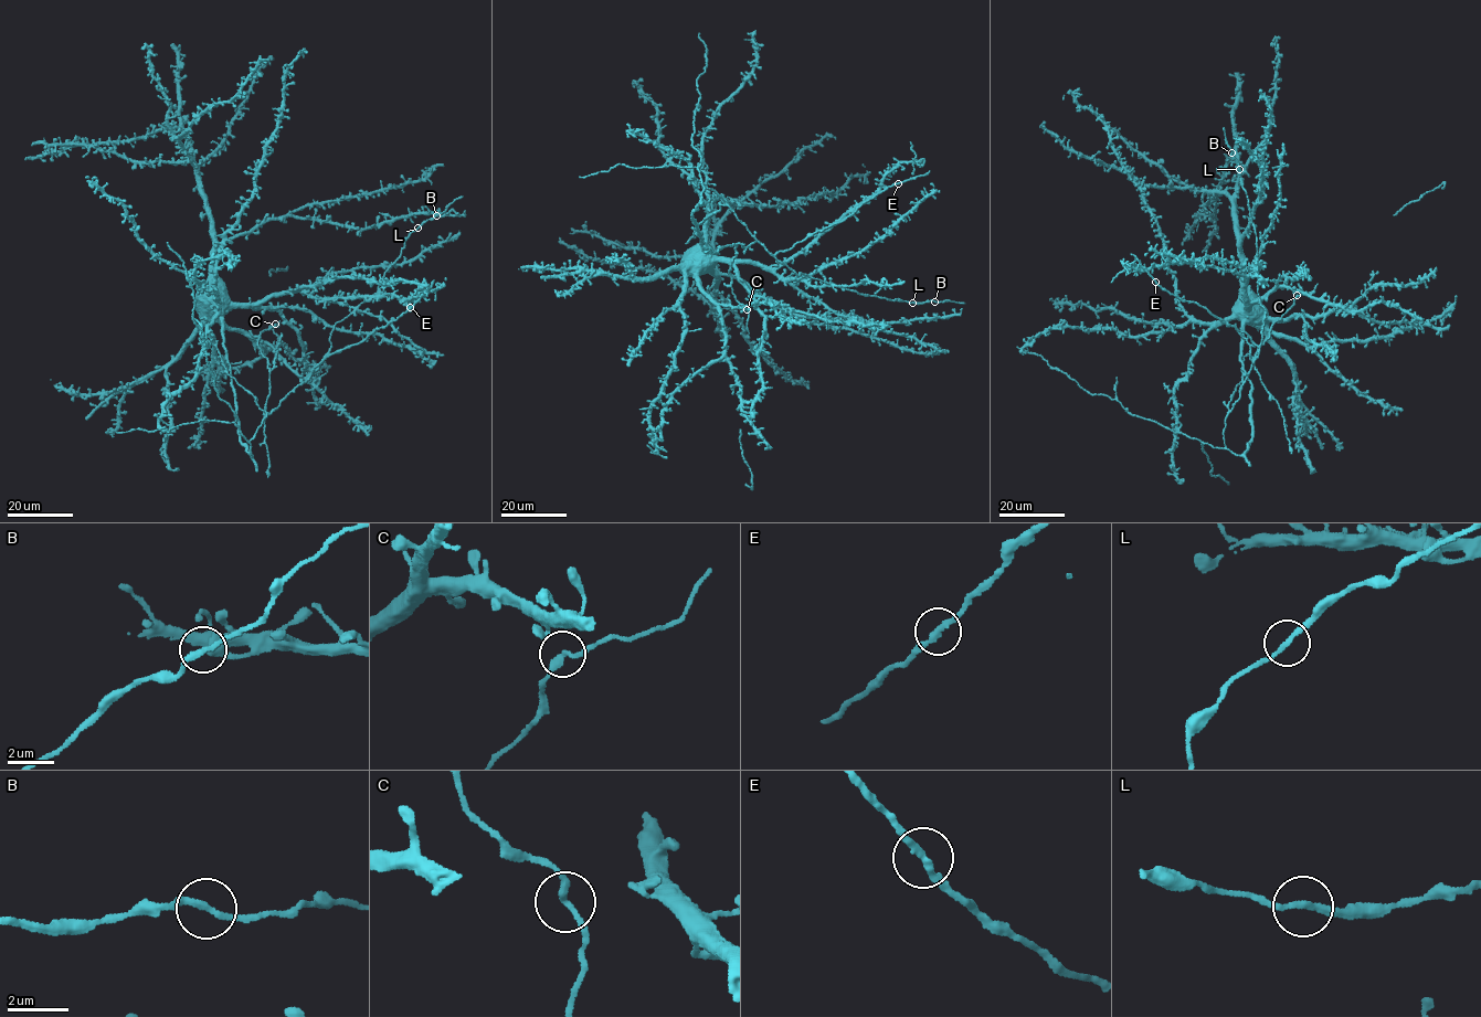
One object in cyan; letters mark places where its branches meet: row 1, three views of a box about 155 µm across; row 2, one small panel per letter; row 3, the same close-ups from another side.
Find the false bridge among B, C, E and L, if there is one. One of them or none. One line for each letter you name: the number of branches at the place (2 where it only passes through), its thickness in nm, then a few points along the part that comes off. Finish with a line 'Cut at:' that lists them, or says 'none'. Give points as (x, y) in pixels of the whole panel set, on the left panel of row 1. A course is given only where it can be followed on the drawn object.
Cut at: none

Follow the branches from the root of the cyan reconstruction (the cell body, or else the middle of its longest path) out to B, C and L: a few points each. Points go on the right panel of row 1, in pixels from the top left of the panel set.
B: (1251, 311), (1243, 293), (1251, 268), (1259, 265), (1256, 234), (1238, 163), (1231, 152)
C: (1251, 311), (1248, 305), (1262, 300), (1278, 287), (1287, 286), (1297, 296)
L: (1251, 311), (1244, 297), (1244, 286), (1251, 268), (1259, 265), (1255, 230), (1239, 169)

